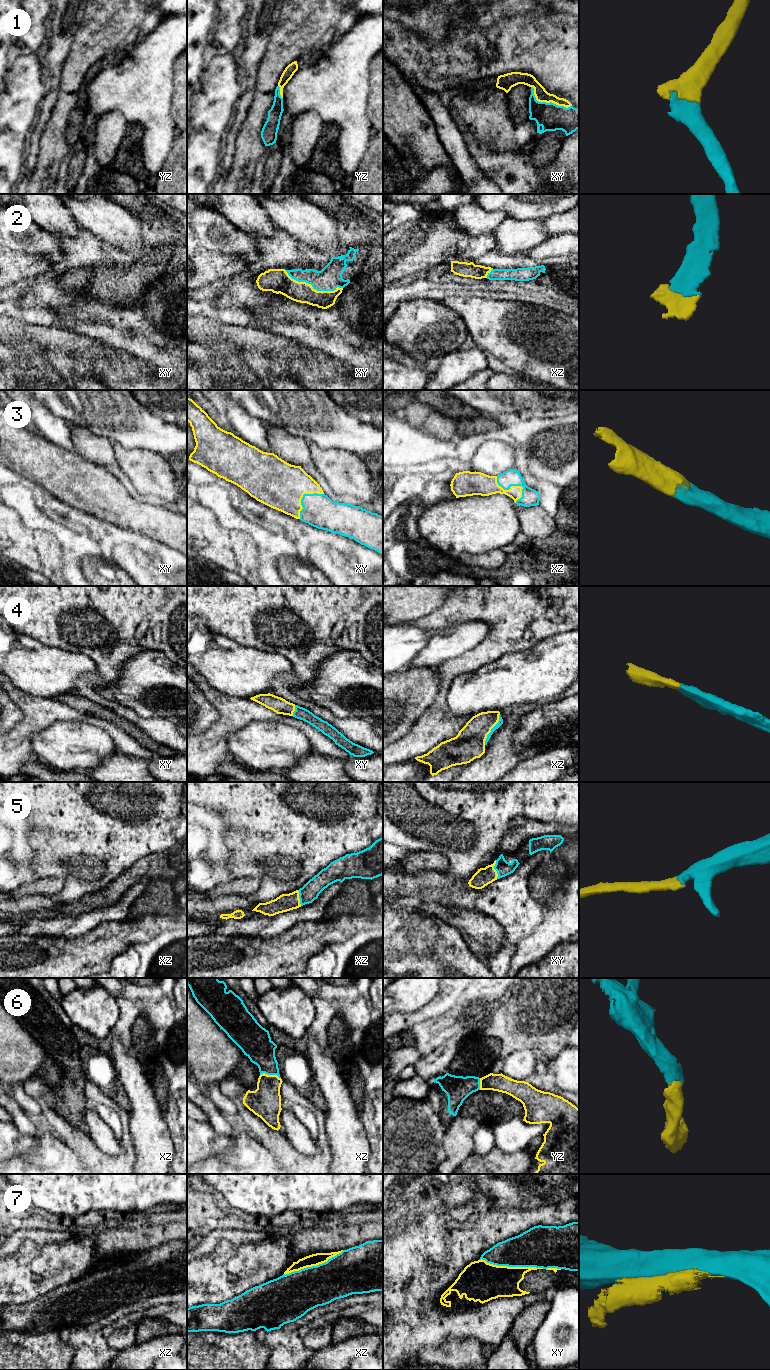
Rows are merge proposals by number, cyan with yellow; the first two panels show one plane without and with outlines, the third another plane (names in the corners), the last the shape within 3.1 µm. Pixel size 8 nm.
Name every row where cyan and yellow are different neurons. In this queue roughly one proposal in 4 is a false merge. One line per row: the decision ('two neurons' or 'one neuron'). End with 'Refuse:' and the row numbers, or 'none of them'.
1: one neuron
2: one neuron
3: one neuron
4: one neuron
5: one neuron
6: one neuron
7: two neurons
Refuse: 7

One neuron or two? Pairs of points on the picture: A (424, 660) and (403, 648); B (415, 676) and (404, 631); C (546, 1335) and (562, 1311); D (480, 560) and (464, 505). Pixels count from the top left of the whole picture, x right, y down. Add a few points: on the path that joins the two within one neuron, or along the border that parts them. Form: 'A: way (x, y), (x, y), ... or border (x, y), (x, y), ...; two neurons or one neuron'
A: border (432, 637), (407, 667); two neurons
B: border (407, 667), (393, 673); two neurons
C: way (552, 1329), (562, 1317); one neuron
D: border (500, 548), (476, 554), (462, 553), (458, 557); two neurons

